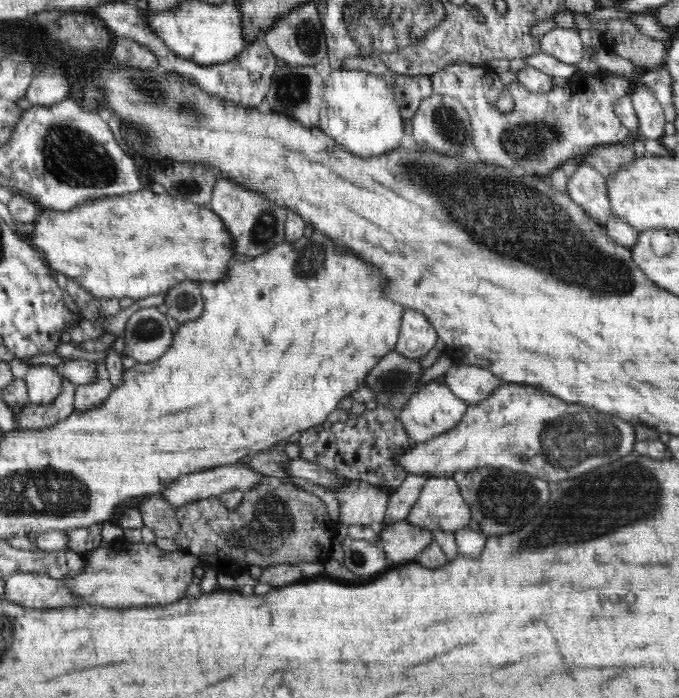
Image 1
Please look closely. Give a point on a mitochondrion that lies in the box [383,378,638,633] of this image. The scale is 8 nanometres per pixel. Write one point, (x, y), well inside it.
(572, 441)

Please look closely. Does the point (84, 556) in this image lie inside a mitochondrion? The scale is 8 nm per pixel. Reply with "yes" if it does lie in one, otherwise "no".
no

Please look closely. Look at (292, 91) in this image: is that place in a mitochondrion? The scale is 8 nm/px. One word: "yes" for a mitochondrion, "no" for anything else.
yes

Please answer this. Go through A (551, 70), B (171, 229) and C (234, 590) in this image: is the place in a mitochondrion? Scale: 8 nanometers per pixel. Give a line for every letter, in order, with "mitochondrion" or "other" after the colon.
A: other
B: other
C: other

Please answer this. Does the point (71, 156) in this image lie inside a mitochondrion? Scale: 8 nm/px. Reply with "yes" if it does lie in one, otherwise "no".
yes

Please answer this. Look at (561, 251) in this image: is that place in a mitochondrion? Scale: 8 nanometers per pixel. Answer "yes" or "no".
yes

